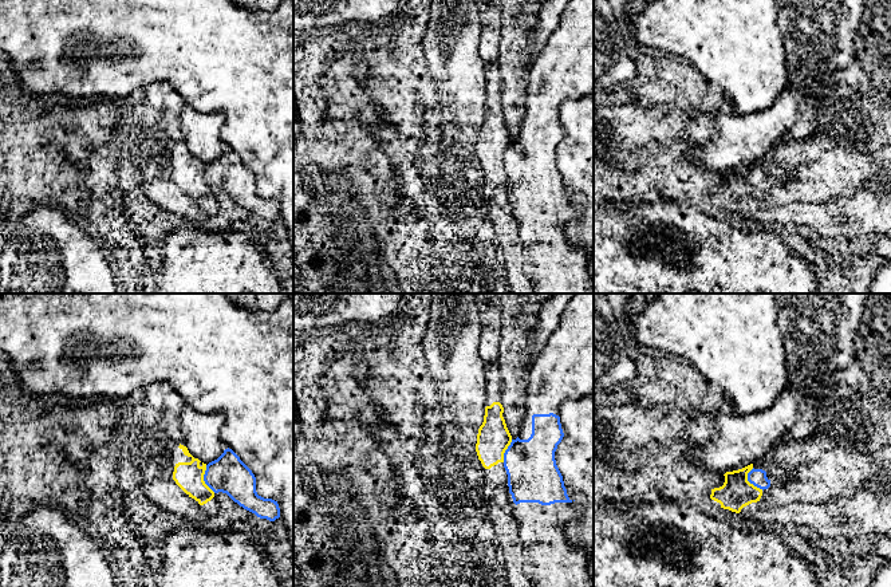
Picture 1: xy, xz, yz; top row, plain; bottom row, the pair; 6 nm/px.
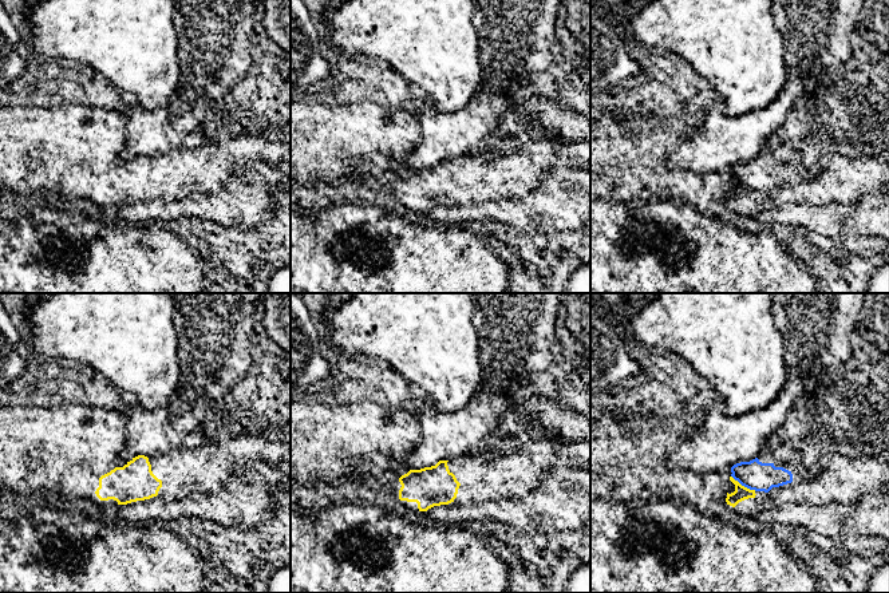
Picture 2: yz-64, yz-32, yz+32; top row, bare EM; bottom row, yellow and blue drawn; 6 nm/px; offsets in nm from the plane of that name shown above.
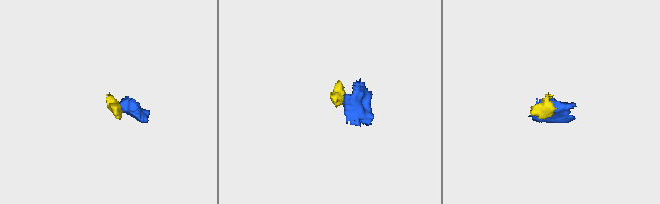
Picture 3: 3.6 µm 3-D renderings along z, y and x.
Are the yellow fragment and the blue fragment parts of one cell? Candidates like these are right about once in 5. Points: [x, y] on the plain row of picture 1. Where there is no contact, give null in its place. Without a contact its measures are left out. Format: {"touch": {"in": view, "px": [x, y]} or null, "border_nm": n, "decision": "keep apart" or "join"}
{"touch": {"in": "xy", "px": [202, 178]}, "border_nm": 180, "decision": "keep apart"}

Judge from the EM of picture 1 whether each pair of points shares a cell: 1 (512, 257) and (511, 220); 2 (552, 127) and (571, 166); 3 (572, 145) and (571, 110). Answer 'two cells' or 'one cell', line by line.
1: one cell
2: two cells
3: one cell

